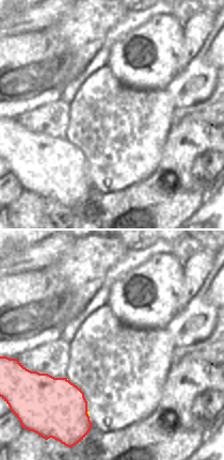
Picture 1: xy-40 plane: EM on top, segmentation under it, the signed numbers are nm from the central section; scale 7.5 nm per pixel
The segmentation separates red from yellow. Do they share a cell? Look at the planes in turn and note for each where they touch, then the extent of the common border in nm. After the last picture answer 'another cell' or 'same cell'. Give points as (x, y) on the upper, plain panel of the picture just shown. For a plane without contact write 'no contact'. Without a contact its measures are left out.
meets red at (86, 173); contact 40 nm long

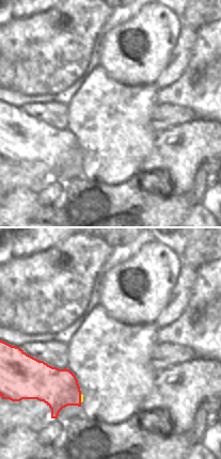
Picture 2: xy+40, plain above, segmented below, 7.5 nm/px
meets red at (80, 159); contact 80 nm long

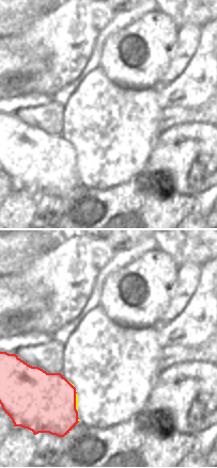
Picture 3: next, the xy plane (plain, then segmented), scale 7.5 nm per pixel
meets red at (75, 162); contact 140 nm long

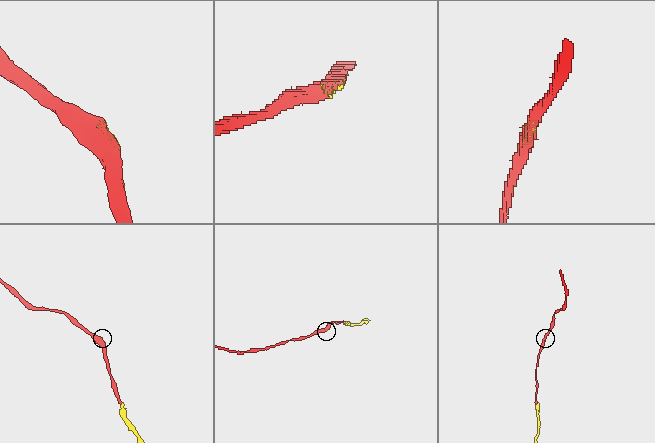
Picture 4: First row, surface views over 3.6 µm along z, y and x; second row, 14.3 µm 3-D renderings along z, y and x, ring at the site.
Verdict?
same cell

